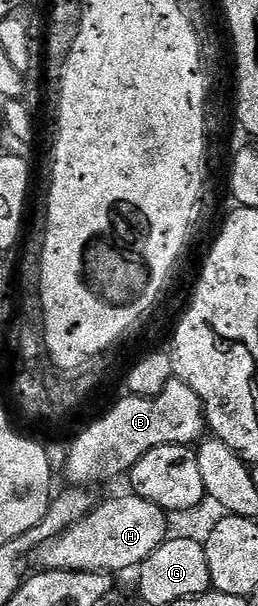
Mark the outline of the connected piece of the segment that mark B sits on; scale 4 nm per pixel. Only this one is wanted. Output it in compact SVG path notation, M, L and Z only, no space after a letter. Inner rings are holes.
M173 380L170 384L166 384L166 388L162 388L162 392L153 398L133 398L131 396L124 396L121 402L116 402L100 419L97 420L93 426L88 426L80 435L77 436L73 442L68 446L68 469L66 471L66 478L69 478L69 483L75 484L80 488L92 488L95 482L108 482L111 478L116 478L119 474L127 475L131 471L134 464L138 464L138 460L142 460L142 456L146 452L150 452L150 448L162 448L166 444L174 444L175 446L192 446L199 443L206 434L206 423L204 421L204 409L198 400L198 396L186 385L186 383L179 380Z

